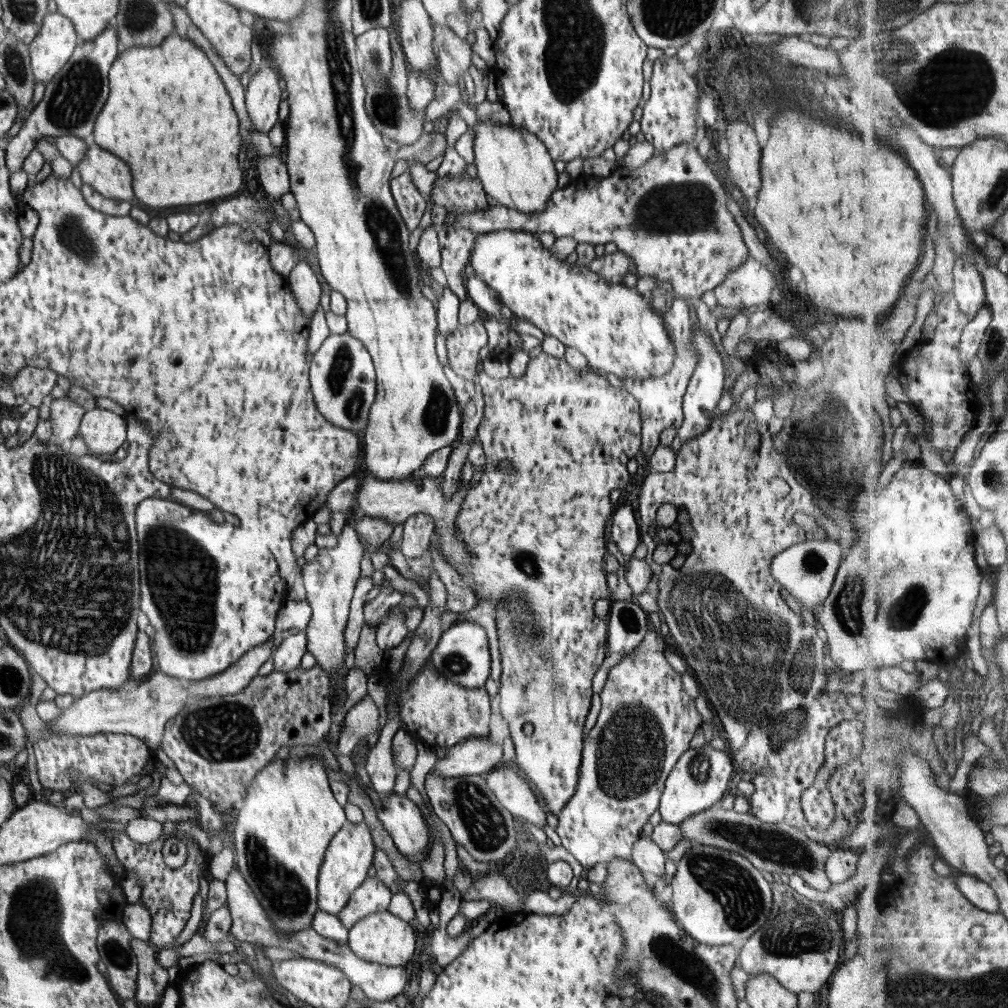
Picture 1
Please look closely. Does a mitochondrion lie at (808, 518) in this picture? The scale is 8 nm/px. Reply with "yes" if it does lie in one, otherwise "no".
no

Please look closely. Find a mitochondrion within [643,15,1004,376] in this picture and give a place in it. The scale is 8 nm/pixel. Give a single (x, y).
(965, 85)

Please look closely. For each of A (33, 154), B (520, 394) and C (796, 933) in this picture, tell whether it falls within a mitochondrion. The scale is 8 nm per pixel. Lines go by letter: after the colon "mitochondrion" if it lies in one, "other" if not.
A: other
B: other
C: mitochondrion

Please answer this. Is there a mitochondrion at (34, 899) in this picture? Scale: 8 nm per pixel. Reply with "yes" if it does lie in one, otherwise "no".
yes

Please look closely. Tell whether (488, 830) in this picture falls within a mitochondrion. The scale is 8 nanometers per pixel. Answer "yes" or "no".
yes

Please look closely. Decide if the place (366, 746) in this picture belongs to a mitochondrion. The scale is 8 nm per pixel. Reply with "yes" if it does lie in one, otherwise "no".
no

